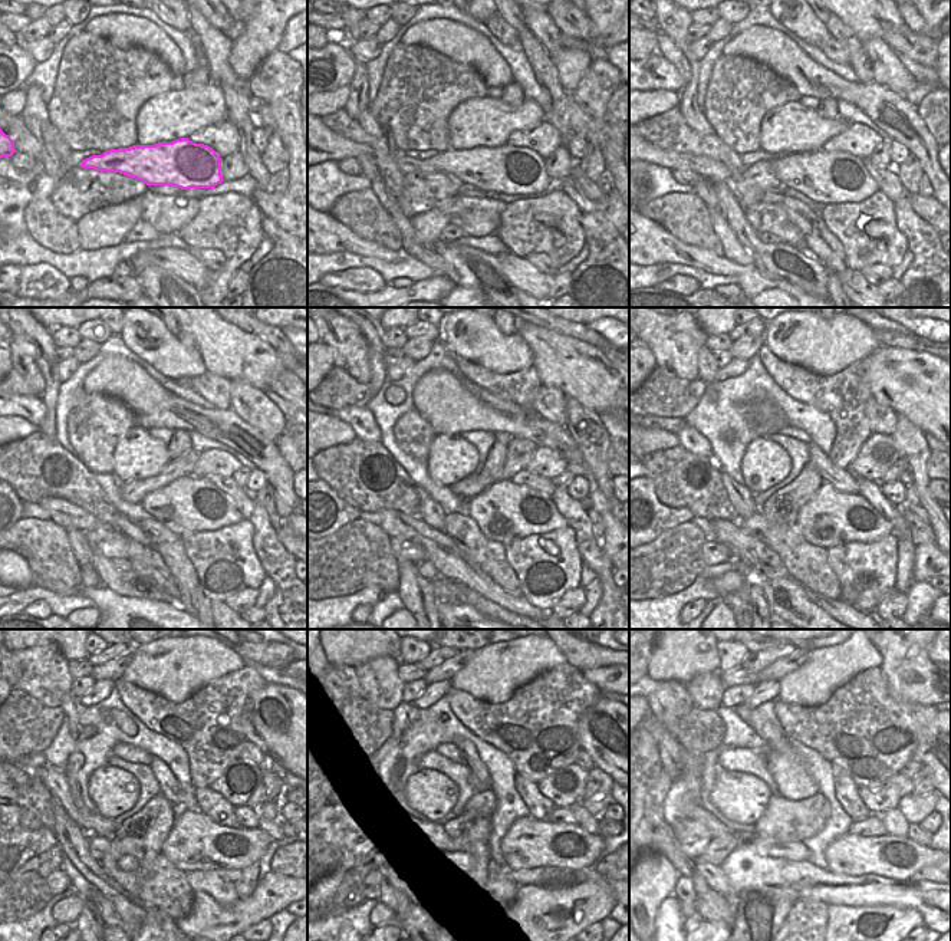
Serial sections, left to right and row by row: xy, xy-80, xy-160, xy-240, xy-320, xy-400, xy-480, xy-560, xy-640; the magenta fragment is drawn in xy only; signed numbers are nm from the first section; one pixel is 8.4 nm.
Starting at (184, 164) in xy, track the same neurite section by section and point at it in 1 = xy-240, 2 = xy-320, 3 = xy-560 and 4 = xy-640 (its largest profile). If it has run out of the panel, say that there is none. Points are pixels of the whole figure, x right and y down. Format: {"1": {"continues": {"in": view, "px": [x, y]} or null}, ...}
{"1": {"continues": {"in": "xy-240", "px": [186, 504]}}, "2": {"continues": {"in": "xy-320", "px": [504, 510]}}, "3": {"continues": {"in": "xy-560", "px": [529, 844]}}, "4": {"continues": {"in": "xy-640", "px": [898, 858]}}}

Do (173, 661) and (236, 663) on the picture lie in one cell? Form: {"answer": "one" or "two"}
{"answer": "one"}

